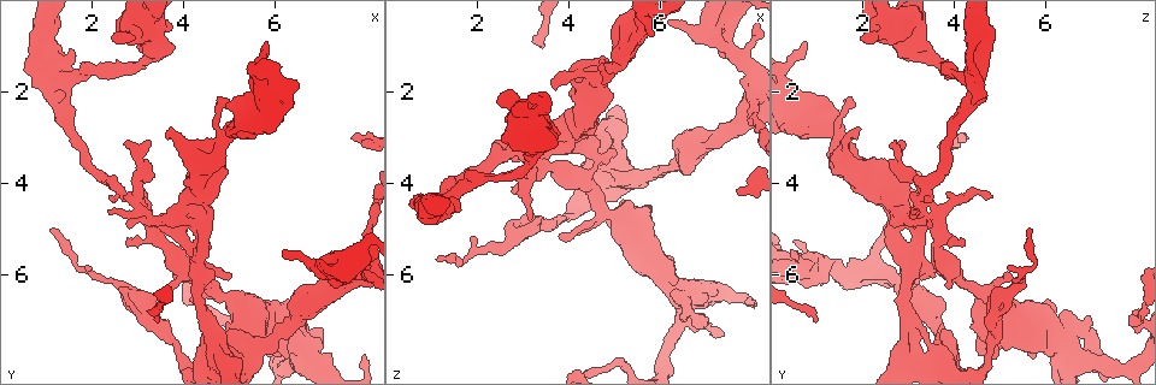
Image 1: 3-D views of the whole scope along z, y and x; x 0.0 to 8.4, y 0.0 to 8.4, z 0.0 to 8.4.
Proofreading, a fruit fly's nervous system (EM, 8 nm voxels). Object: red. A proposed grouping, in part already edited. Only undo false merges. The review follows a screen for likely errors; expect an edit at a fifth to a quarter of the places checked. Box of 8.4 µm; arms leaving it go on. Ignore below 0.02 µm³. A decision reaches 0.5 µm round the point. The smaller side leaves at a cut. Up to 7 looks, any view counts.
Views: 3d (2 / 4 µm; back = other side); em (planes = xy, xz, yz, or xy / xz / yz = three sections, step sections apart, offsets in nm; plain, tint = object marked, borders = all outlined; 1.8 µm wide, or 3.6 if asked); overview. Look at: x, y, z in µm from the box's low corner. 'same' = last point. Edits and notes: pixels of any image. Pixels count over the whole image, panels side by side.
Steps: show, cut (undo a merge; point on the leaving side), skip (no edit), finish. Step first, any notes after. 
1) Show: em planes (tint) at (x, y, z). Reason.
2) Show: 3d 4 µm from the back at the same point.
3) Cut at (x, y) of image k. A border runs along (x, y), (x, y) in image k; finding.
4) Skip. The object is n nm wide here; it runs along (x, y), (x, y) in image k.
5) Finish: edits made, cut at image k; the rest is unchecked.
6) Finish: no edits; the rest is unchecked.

Show: 3d 2 µm at (7.20, 5.60, 0.80). Arms part here.

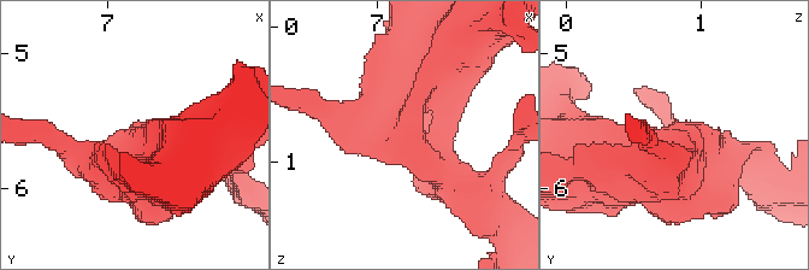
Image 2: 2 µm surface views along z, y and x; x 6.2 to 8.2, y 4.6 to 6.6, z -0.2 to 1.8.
Show: em planes (tint) at (7.20, 5.64, 0.86). Need the tissue.

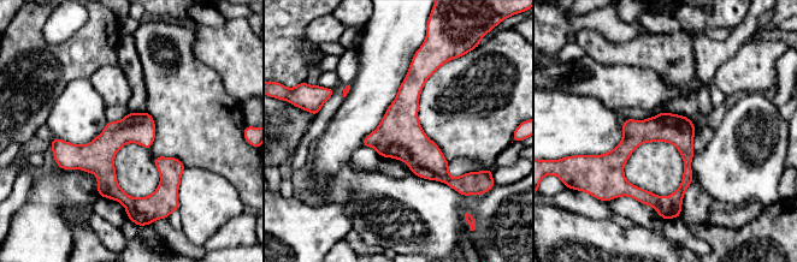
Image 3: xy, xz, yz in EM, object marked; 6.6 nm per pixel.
Skip. One neuron here.

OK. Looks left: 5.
Show: em planes (tint) at (4.35, 7.40, 3.45).

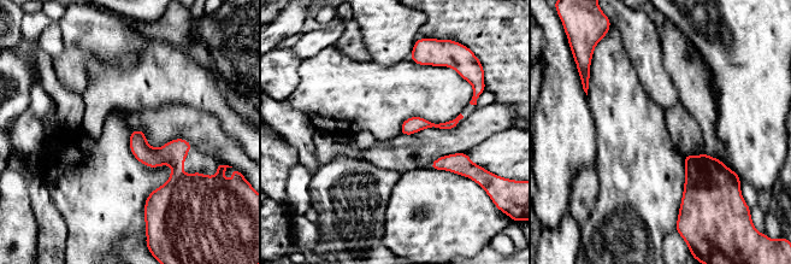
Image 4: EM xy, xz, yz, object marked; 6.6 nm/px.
Skip. All the same neuron.

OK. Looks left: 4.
Show: em xz step 4 (tint) at (1.50, 1.90, 4.35). Four arms meet.

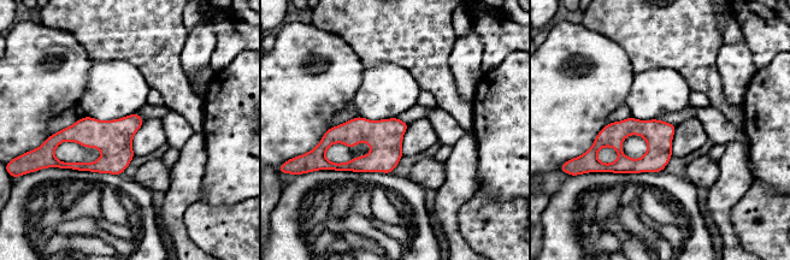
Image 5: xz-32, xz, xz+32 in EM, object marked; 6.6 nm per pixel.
Skip. It runs along (672, 128), (624, 128), (595, 147) in image 5; continuous, no second neuron.

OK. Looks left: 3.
Finish: no edits; the rest is unchecked.

